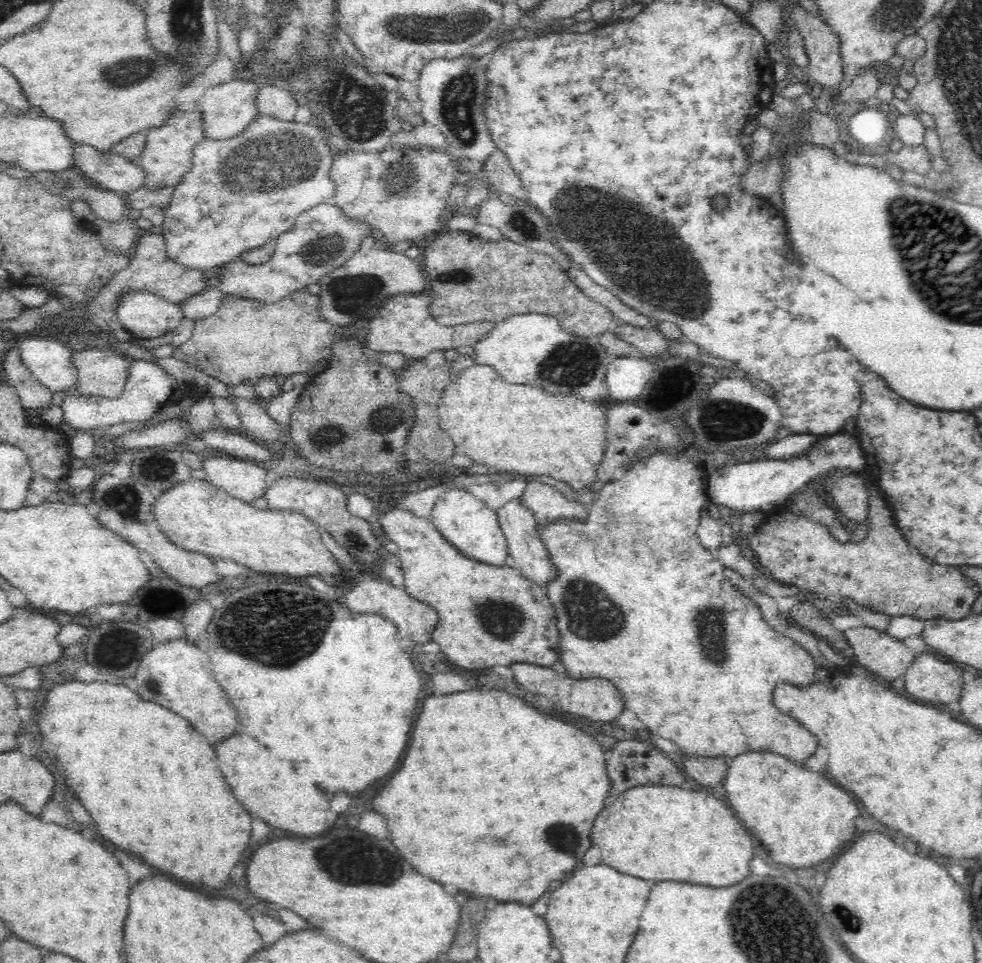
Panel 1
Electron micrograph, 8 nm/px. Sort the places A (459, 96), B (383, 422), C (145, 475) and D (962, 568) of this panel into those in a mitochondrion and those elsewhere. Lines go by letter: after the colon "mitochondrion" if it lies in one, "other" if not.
A: mitochondrion
B: mitochondrion
C: mitochondrion
D: other

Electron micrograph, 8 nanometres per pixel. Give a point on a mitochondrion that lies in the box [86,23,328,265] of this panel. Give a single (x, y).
(125, 72)

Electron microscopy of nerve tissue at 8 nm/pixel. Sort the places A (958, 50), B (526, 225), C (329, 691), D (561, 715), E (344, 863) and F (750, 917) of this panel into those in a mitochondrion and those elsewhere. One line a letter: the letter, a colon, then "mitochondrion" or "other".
A: mitochondrion
B: mitochondrion
C: other
D: other
E: mitochondrion
F: mitochondrion

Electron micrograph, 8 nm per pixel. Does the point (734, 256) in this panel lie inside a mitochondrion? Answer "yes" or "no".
no

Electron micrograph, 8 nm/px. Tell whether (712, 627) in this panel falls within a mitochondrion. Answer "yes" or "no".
yes

